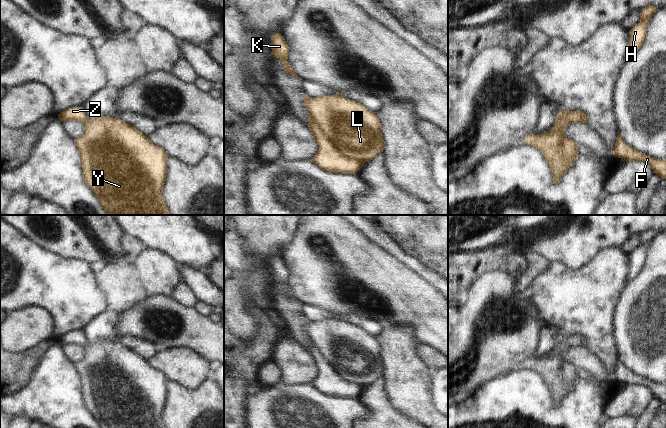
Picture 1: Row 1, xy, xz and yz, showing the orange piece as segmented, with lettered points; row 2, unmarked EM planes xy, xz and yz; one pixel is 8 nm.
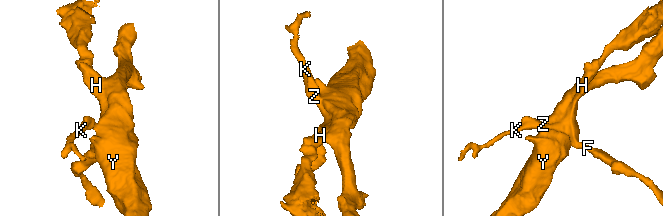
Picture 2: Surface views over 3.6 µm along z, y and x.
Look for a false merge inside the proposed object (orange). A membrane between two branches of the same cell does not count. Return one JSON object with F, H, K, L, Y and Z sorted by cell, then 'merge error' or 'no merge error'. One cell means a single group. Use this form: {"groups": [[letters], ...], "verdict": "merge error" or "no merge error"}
{"groups": [["F", "H", "K", "Z"], ["L", "Y"]], "verdict": "merge error"}

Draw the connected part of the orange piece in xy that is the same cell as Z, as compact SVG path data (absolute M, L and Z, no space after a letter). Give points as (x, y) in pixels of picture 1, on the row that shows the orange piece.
M71 107L58 114L58 119L61 121L78 121L80 123L86 122L85 112L82 107Z

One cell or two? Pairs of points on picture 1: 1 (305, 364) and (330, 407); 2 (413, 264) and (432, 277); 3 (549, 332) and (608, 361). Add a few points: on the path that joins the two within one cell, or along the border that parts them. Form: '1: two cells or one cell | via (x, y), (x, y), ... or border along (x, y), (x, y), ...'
1: two cells | border along (310, 382), (287, 384)
2: one cell | via (418, 268), (427, 275)
3: two cells | border along (543, 323), (555, 324), (561, 332)

